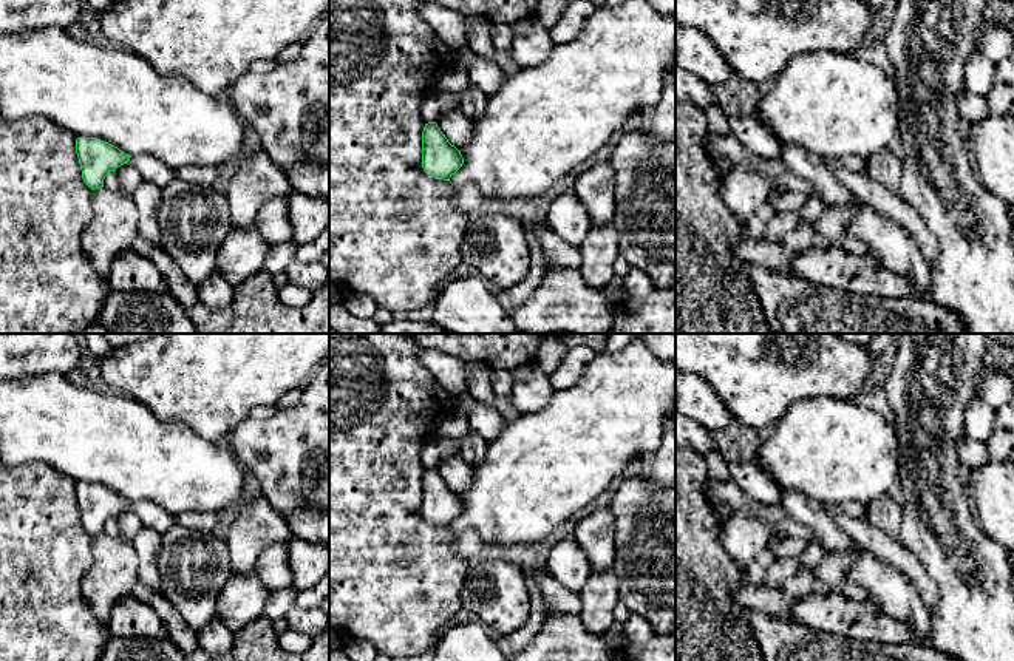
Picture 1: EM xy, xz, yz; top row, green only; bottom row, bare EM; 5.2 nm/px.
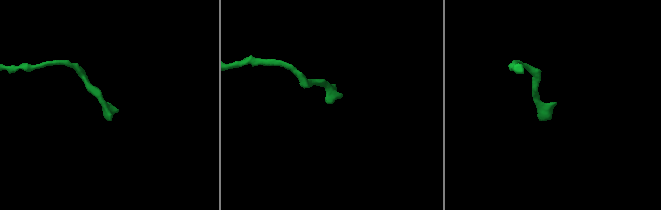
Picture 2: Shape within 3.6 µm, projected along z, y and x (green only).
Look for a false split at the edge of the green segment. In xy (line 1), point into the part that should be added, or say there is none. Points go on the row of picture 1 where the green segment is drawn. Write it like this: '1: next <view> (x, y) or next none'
1: next xy (152, 170)

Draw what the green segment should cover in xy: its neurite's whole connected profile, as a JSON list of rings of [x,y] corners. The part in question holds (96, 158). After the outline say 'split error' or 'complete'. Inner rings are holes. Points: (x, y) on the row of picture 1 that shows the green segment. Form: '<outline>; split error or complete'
[[[77,137],[76,153],[82,170],[82,179],[91,190],[104,187],[105,176],[125,162],[134,165],[144,181],[159,188],[164,188],[176,178],[176,171],[162,161],[150,154],[128,156],[117,147],[97,137]]]; split error

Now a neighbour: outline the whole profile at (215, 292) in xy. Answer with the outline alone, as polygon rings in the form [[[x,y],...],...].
[[[216,269],[199,287],[199,301],[212,310],[226,309],[233,298],[233,287]]]

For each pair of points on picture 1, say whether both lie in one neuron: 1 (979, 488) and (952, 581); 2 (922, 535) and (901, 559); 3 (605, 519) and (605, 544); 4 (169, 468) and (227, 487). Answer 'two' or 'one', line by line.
1: two
2: two
3: one
4: one

